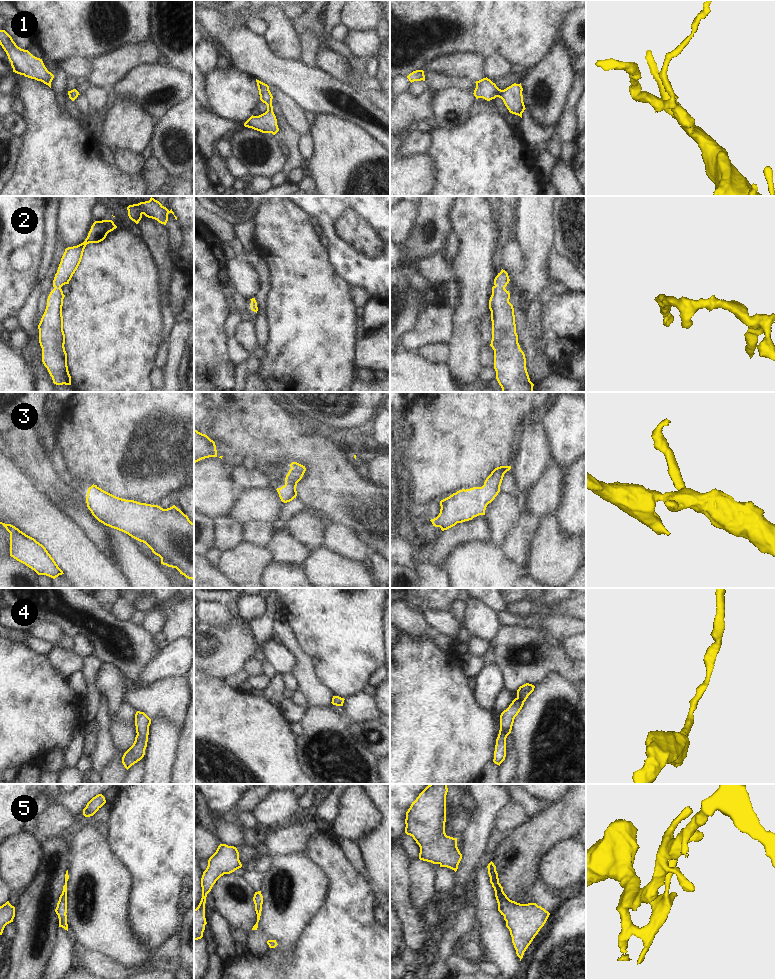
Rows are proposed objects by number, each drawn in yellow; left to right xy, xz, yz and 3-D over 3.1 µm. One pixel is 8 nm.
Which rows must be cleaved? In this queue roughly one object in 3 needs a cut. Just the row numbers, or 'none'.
none

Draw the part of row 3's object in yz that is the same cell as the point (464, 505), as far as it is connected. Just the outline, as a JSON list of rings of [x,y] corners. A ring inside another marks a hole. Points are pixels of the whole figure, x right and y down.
[[[511,466],[495,468],[486,478],[482,487],[462,489],[440,501],[439,515],[431,519],[433,526],[447,530],[457,523],[472,520],[479,515],[485,515],[486,507],[500,492],[504,474]]]

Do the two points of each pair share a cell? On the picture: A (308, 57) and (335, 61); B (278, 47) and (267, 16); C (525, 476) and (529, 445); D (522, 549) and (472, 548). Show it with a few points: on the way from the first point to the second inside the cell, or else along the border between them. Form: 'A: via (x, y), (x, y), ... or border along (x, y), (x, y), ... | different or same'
A: border along (319, 49), (316, 55), (315, 67) | different
B: via (278, 39), (278, 27), (275, 24) | same
C: via (527, 468), (529, 453) | same
D: border along (501, 545), (504, 552), (519, 567) | different

